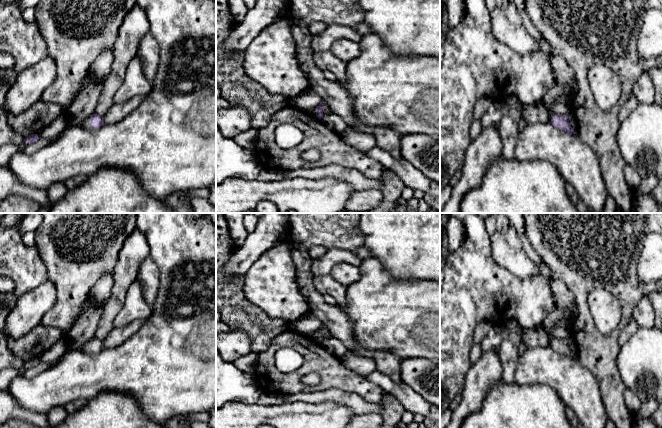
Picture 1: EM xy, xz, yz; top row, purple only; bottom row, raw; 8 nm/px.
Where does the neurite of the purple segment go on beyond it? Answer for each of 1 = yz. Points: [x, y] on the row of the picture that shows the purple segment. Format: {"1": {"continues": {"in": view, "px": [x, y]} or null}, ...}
{"1": {"continues": null}}

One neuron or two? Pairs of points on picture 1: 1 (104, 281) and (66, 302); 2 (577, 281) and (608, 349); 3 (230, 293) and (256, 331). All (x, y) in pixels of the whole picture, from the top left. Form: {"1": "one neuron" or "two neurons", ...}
{"1": "two neurons", "2": "one neuron", "3": "one neuron"}

